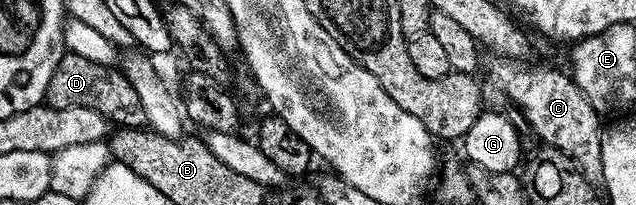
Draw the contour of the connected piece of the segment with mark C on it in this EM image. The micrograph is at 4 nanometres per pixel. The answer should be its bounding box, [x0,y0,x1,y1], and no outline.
[496,63,604,183]

